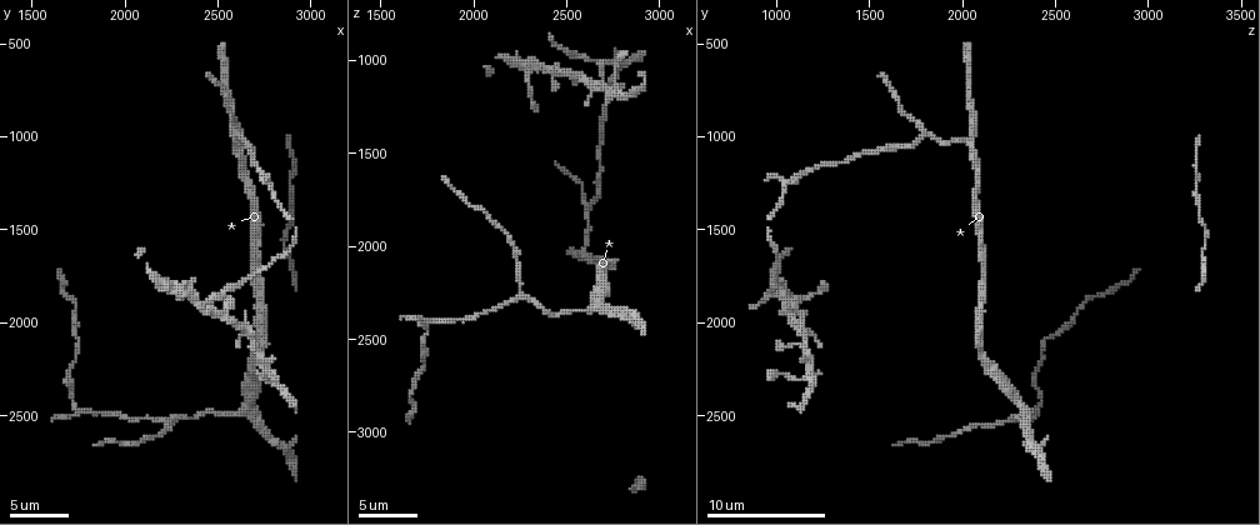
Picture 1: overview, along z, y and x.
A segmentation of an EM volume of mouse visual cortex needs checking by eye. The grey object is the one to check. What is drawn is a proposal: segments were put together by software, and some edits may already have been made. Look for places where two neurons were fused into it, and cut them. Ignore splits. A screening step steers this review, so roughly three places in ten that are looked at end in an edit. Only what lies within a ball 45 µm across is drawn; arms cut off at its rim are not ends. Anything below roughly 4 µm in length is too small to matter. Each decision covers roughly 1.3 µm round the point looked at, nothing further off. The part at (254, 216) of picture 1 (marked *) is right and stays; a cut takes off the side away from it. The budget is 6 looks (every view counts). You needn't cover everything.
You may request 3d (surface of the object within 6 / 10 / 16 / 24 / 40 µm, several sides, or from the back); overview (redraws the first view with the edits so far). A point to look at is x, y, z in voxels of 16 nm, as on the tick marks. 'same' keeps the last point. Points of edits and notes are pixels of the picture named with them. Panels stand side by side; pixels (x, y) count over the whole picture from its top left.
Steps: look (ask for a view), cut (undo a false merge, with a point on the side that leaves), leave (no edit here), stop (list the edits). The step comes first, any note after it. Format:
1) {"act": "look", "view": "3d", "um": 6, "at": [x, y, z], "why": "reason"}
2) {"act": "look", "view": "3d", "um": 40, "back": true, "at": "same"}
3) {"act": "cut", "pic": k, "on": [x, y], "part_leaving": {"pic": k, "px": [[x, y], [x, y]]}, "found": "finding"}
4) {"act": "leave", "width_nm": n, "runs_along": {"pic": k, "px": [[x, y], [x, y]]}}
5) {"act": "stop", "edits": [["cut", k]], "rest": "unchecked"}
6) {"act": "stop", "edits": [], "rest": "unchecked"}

{"act": "look", "view": "3d", "um": 10, "at": [2620, 980, 1800], "why": "arms part here"}

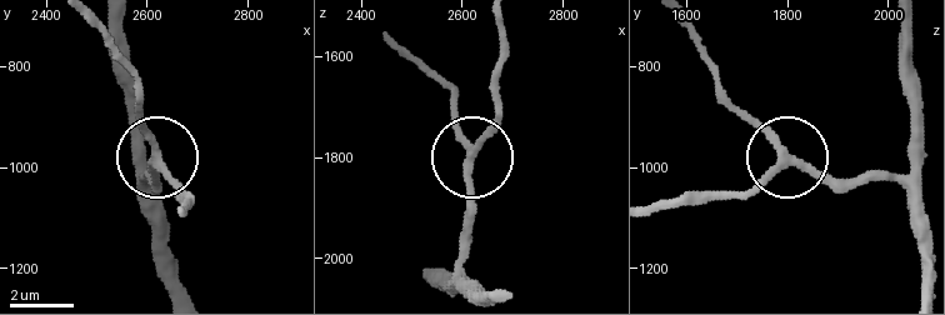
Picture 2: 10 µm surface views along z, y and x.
{"act": "look", "view": "3d", "um": 6, "at": [2620, 980, 1795]}

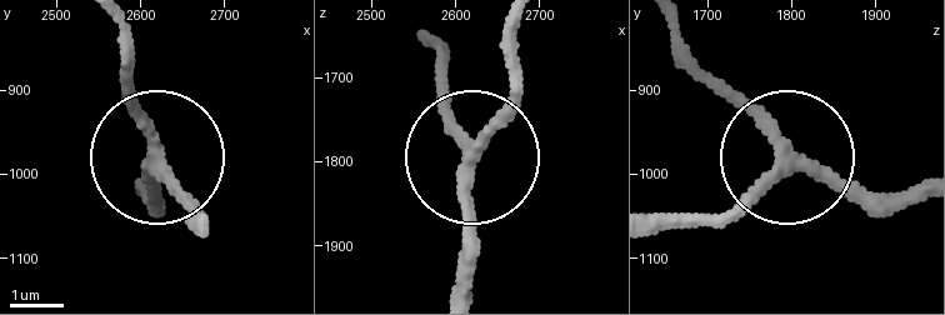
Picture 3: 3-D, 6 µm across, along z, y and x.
{"act": "leave", "runs_along": {"pic": 3, "px": [[455, 284], [469, 149], [433, 46]]}, "found": "all the same neuron"}

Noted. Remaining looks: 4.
{"act": "look", "view": "3d", "um": 6, "at": [2640, 2500, 2340]}

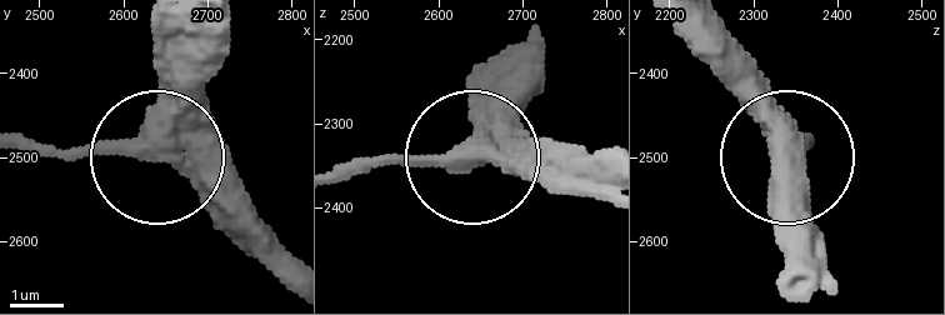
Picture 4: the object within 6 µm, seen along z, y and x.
{"act": "leave", "found": "one neuron here"}

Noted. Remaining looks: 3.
{"act": "look", "view": "3d", "um": 10, "at": [2240, 2520, 2240], "why": "arms part here"}

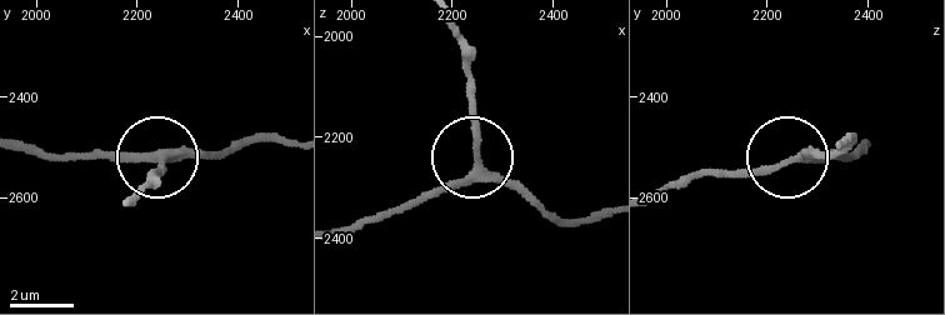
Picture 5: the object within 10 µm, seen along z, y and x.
{"act": "look", "view": "3d", "um": 10, "back": true, "at": [2255, 2520, 2255], "why": "from behind"}

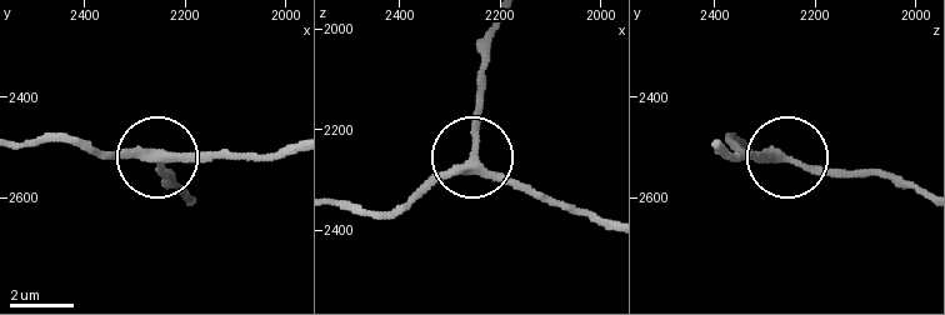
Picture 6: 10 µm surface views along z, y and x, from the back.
{"act": "leave", "arms": 3, "runs_along": {"pic": 6, "px": [[339, 203], [395, 211], [459, 170], [475, 146], [475, 76]]}, "found": "all the same neuron"}

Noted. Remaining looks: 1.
{"act": "stop", "edits": [], "rest": "unchecked"}

